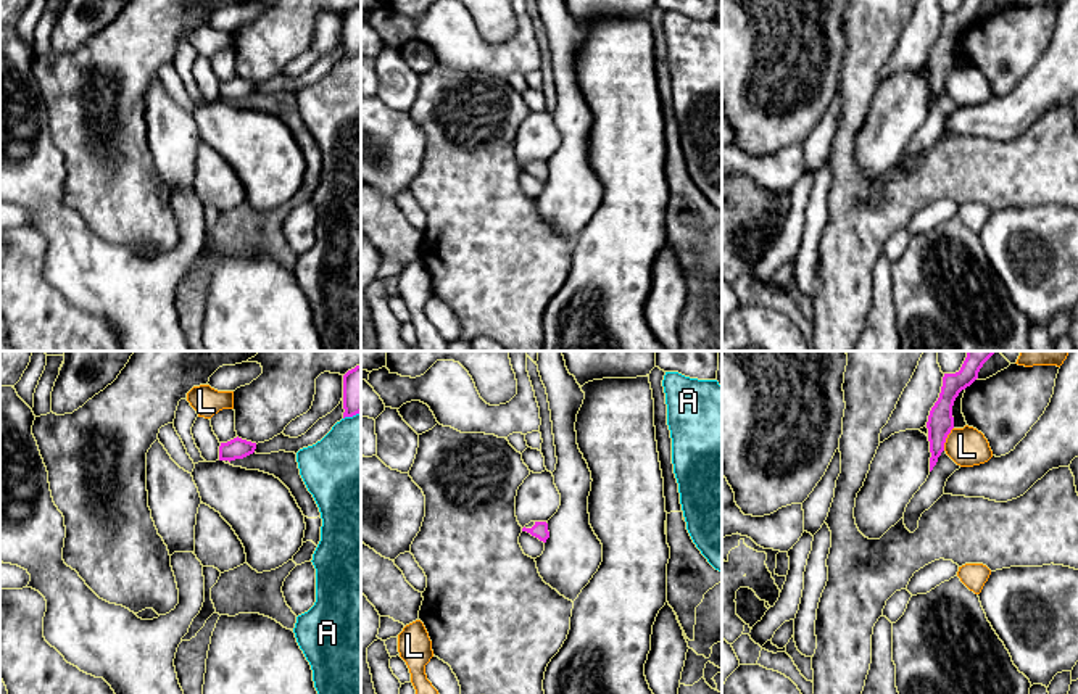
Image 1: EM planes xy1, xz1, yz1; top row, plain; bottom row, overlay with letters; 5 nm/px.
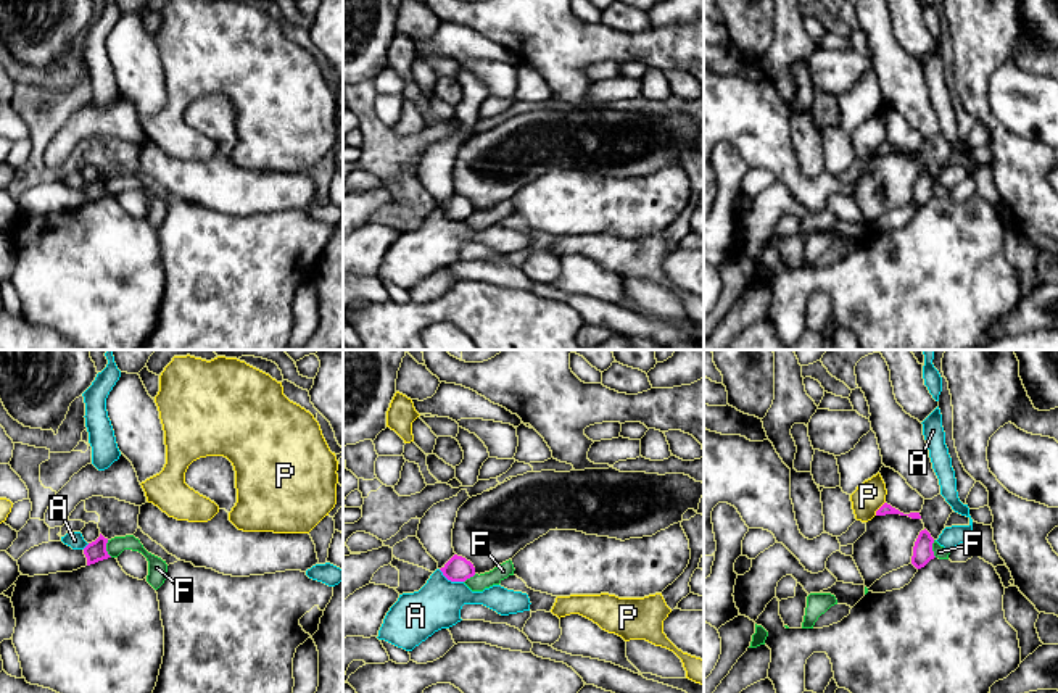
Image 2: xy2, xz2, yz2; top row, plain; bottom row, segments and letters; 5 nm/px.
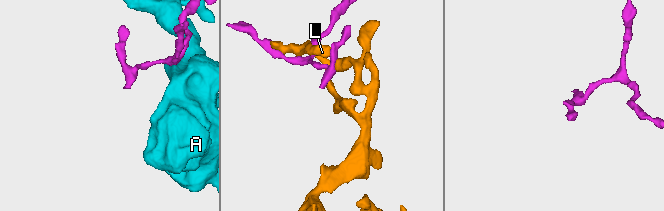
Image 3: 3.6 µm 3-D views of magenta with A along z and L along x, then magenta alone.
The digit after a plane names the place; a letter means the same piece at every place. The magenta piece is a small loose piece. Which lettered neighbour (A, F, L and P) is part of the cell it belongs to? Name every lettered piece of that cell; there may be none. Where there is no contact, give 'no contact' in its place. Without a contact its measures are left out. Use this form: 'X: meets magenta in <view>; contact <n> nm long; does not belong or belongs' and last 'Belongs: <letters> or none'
A: meets magenta in xz2; contact 140 nm long; does not belong
F: meets magenta in xy2; contact 90 nm long; does not belong
L: meets magenta in yz1; contact 130 nm long; does not belong
P: meets magenta in yz2; contact 90 nm long; does not belong
Belongs: none

